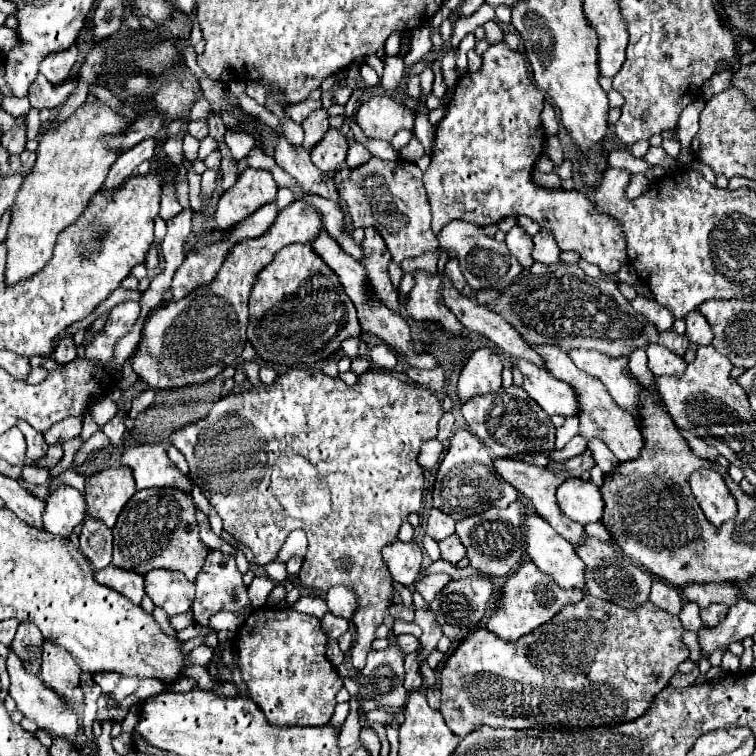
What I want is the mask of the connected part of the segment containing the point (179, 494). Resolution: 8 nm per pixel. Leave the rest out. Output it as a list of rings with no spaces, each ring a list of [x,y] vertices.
[[[177,487],[137,491],[127,501],[113,527],[113,565],[127,571],[145,575],[151,569],[163,567],[181,571],[189,581],[195,581],[207,553],[207,545],[199,539],[191,493]]]

